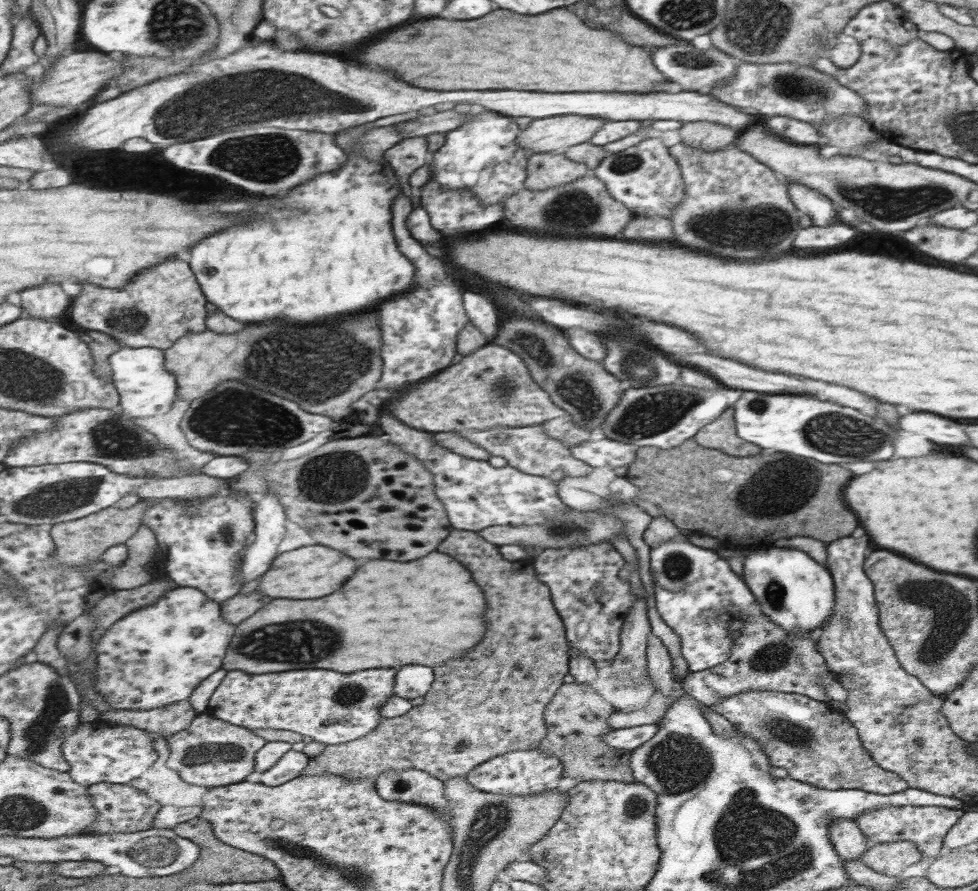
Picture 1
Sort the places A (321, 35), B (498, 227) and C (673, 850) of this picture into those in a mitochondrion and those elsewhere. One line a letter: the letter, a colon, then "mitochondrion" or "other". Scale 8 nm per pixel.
A: mitochondrion
B: other
C: other

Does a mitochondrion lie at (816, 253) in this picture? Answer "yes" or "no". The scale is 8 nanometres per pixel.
no

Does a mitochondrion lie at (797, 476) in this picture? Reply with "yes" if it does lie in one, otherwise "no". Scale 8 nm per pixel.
yes

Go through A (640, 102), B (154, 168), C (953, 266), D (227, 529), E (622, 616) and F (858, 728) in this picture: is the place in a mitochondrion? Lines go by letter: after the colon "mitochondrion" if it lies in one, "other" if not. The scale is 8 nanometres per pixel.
A: other
B: other
C: other
D: mitochondrion
E: other
F: other

